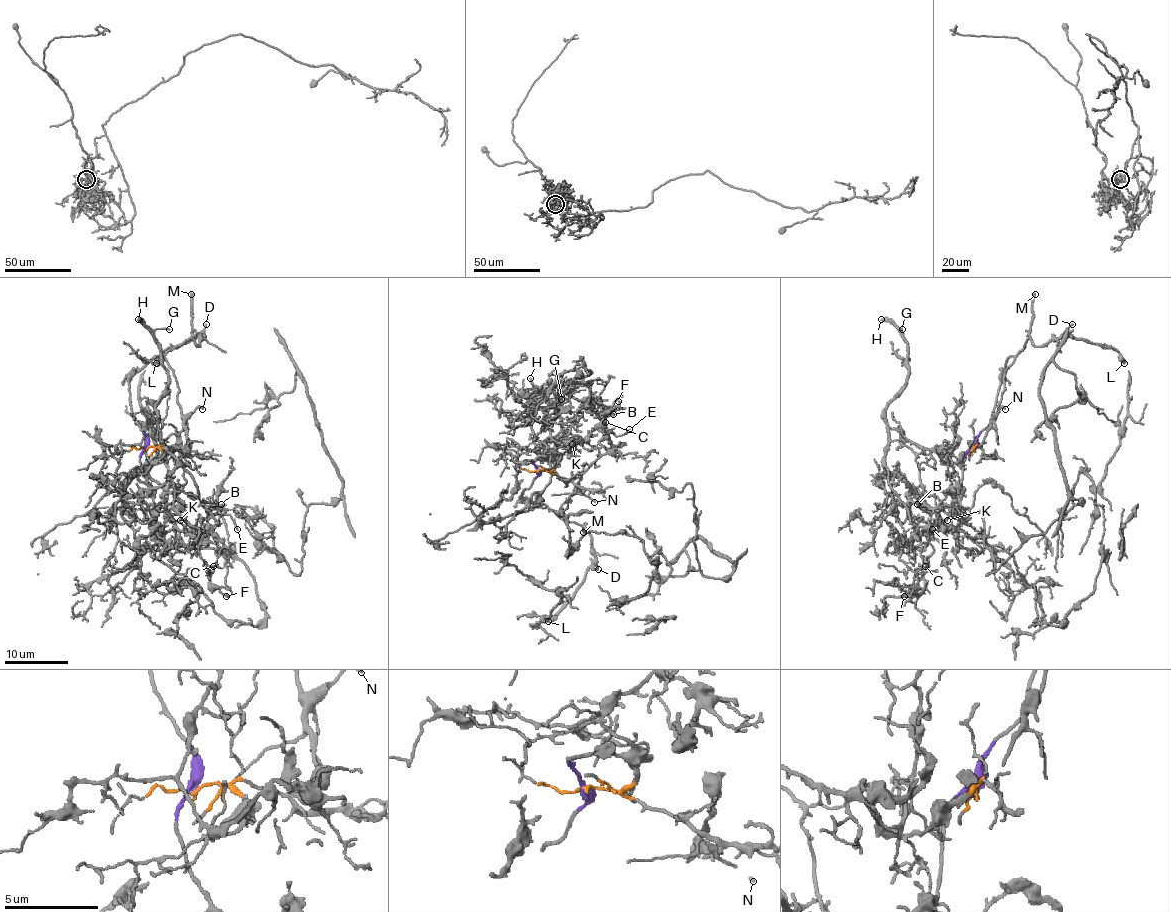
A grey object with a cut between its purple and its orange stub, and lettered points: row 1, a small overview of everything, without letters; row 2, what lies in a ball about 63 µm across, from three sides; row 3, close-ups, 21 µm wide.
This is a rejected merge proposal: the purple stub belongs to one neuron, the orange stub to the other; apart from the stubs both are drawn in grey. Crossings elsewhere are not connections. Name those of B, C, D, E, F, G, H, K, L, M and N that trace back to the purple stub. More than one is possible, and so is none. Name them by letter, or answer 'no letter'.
D, L, M, N

